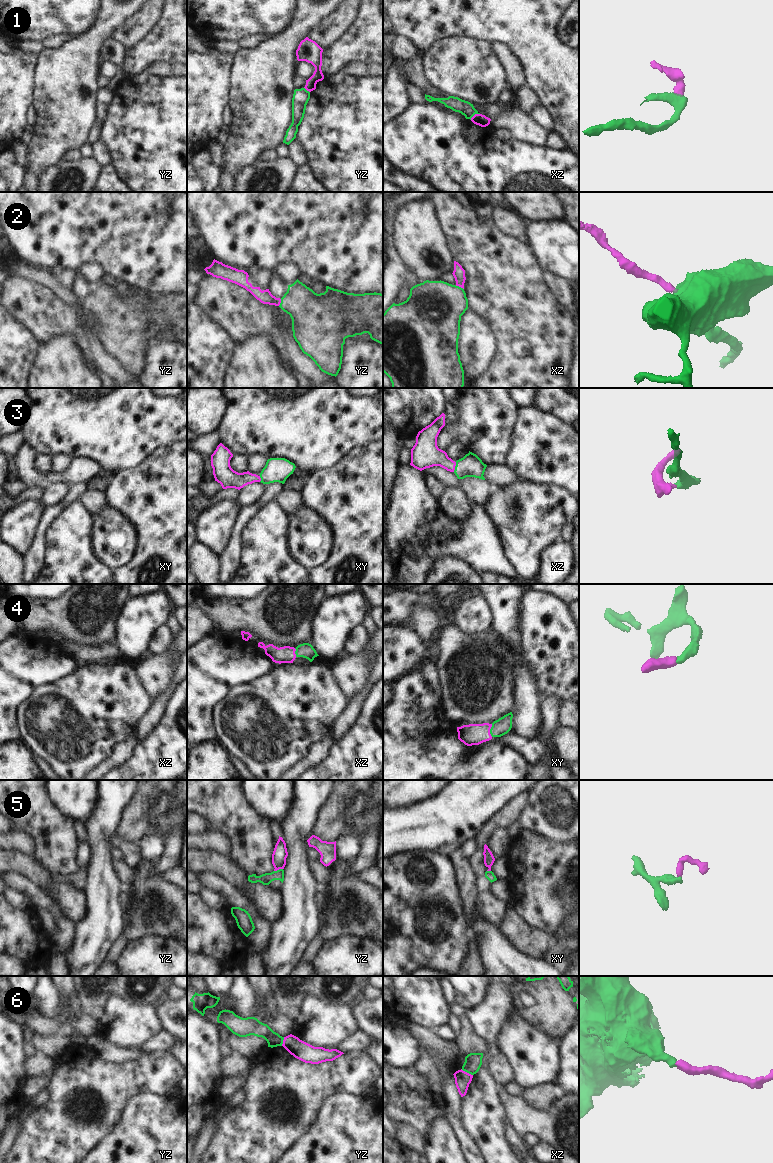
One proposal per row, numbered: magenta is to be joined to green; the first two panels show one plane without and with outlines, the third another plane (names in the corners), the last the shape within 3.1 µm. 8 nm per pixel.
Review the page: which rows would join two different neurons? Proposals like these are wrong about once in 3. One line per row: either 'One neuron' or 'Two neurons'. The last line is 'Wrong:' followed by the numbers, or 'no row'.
1: Two neurons
2: One neuron
3: One neuron
4: One neuron
5: One neuron
6: Two neurons
Wrong: 1, 6

